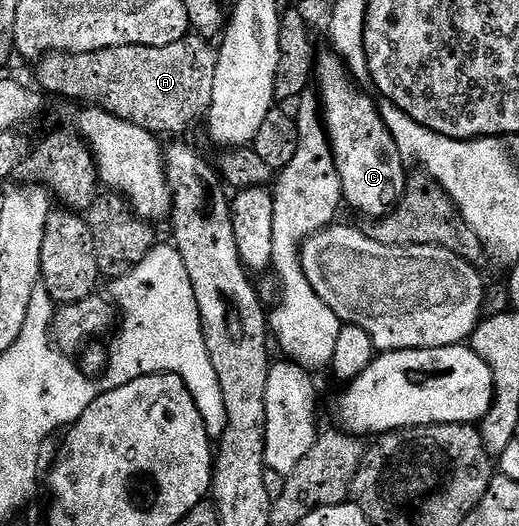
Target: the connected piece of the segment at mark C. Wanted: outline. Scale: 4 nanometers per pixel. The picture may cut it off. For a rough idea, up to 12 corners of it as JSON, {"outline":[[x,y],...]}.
{"outline":[[333,51],[316,61],[345,204],[386,217],[407,162]]}

